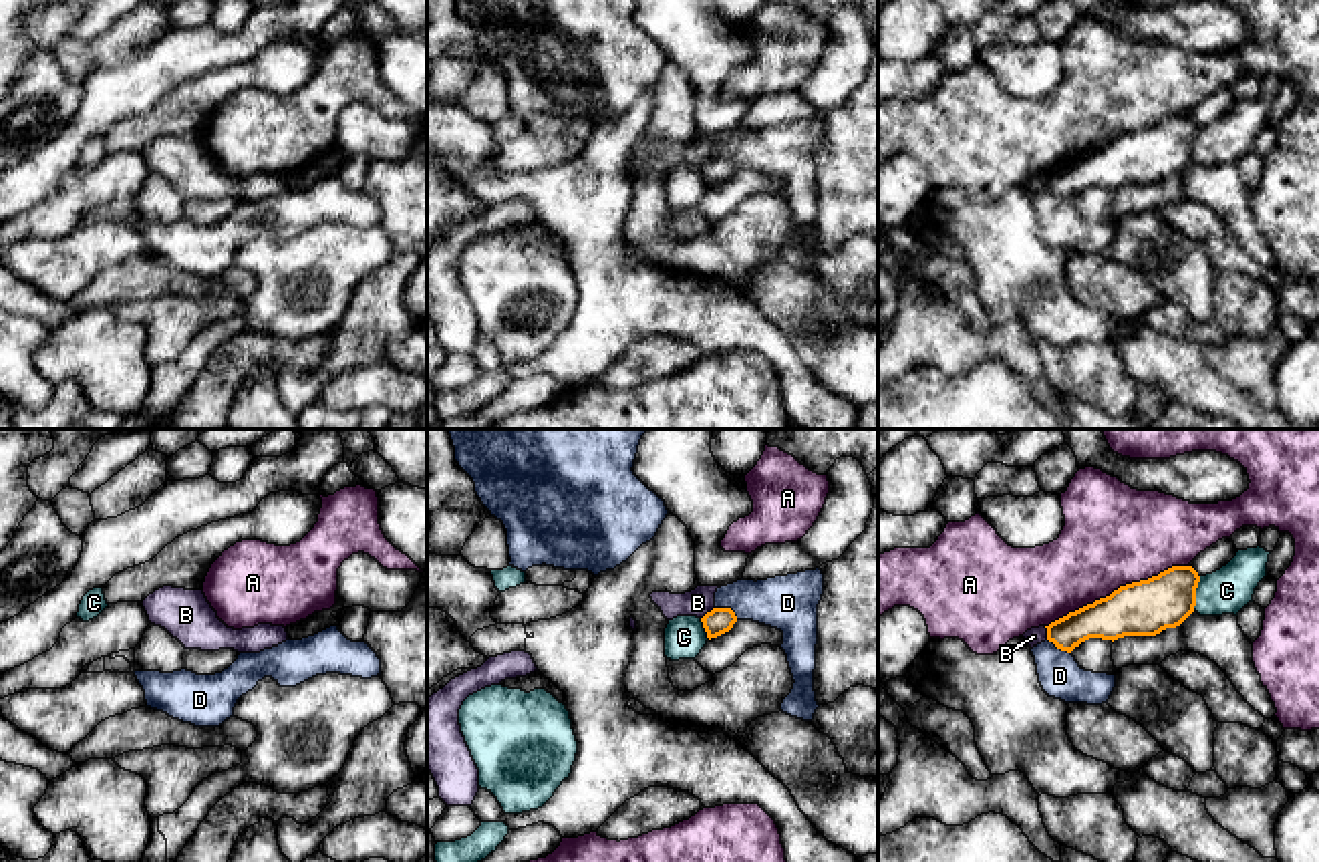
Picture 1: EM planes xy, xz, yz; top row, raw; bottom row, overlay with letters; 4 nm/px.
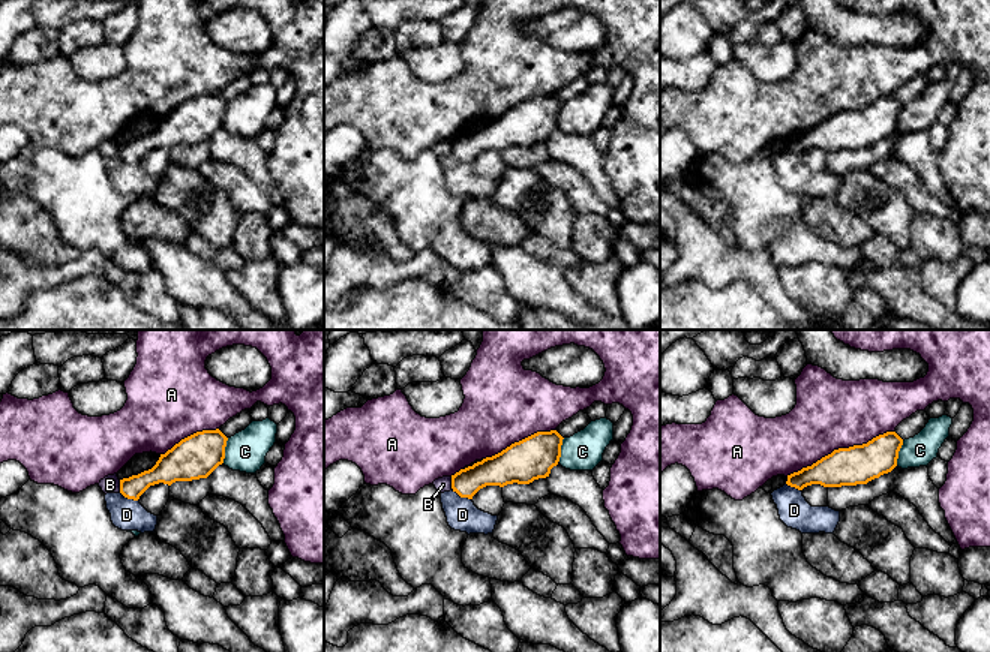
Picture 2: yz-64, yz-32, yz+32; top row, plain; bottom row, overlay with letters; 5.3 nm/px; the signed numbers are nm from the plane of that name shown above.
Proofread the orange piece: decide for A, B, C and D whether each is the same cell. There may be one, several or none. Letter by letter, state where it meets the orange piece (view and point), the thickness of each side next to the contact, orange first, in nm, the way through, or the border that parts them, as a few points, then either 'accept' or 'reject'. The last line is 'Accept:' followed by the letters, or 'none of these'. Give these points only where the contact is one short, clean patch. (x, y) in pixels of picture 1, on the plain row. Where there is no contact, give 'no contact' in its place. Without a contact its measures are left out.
A: meets orange in yz at (1118, 137); 220 nm thick on the orange side, 400 nm on the other; reject
B: meets orange in xz at (707, 162); 110 nm thick on the orange side, 110 nm on the other; border along xz (713, 156), (701, 168); reject
C: meets orange in yz at (1195, 141); 220 nm thick on the orange side, 190 nm on the other; reject
D: meets orange in xz at (727, 158); 110 nm thick on the orange side, 220 nm on the other; border along xz (715, 156), (727, 156), (738, 168); reject
Accept: none of these

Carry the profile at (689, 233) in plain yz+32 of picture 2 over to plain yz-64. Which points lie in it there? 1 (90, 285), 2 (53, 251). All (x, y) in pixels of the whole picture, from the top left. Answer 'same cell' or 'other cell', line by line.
1: other cell
2: other cell

